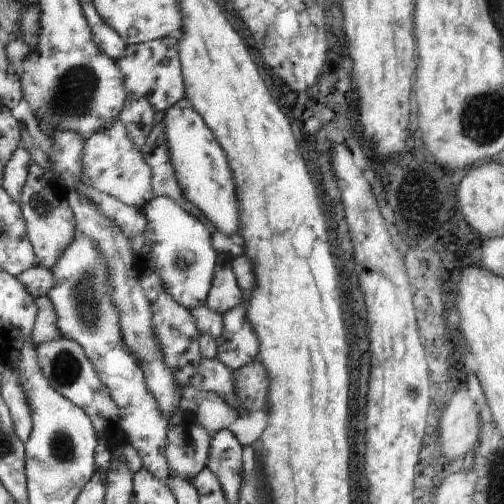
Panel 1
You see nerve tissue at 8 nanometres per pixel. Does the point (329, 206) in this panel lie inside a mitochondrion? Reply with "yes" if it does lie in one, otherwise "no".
no

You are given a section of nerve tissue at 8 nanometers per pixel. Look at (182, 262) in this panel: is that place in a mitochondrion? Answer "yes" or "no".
yes

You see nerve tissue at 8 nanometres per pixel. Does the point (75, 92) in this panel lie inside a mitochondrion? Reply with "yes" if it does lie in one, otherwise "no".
yes

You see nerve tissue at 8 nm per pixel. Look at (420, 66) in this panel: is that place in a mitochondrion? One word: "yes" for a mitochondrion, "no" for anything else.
no

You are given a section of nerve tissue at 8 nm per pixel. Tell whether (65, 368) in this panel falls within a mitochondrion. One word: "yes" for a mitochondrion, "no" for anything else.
yes

